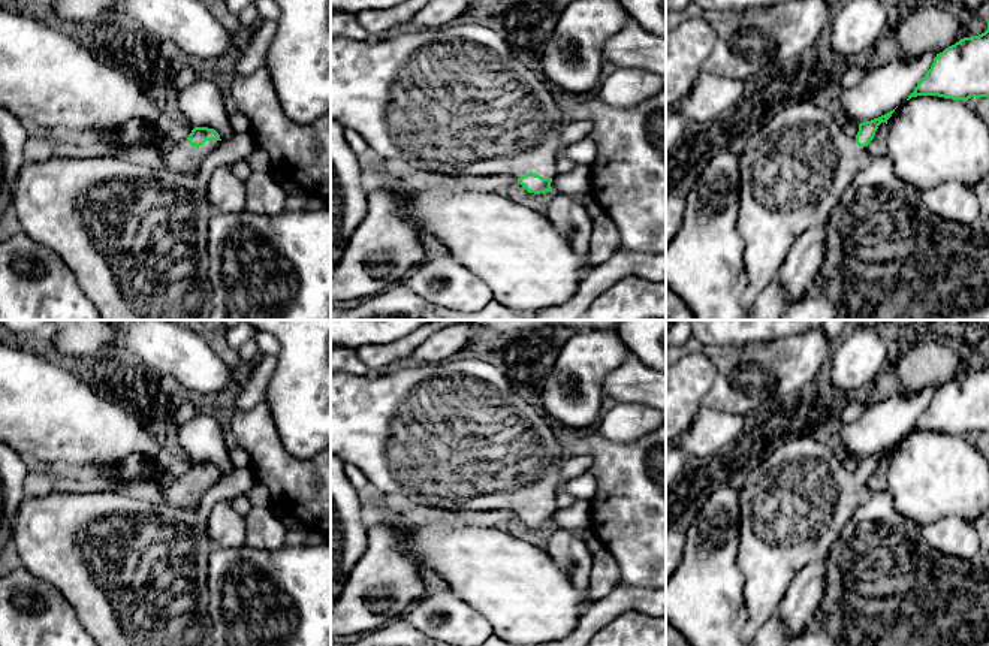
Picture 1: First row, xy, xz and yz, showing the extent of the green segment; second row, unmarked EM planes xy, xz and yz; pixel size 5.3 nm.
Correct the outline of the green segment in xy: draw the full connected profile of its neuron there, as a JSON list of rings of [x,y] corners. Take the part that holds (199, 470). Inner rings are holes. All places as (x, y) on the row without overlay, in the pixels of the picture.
[[[133,455],[121,462],[112,473],[114,480],[120,483],[118,490],[124,490],[123,479],[138,477],[151,479],[160,493],[160,501],[178,508],[193,508],[200,498],[220,480],[220,470],[214,464],[195,462],[187,474],[175,479],[157,477],[159,462],[150,464],[141,456]]]

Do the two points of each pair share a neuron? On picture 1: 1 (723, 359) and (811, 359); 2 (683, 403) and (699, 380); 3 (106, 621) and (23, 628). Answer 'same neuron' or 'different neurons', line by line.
1: same neuron
2: same neuron
3: different neurons

